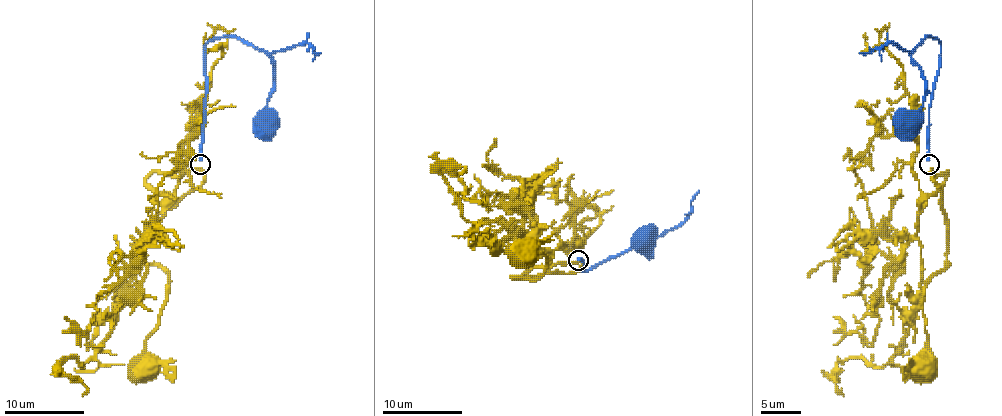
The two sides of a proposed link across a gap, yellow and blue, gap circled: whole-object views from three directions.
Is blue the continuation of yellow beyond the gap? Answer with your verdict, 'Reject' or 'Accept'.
Reject

